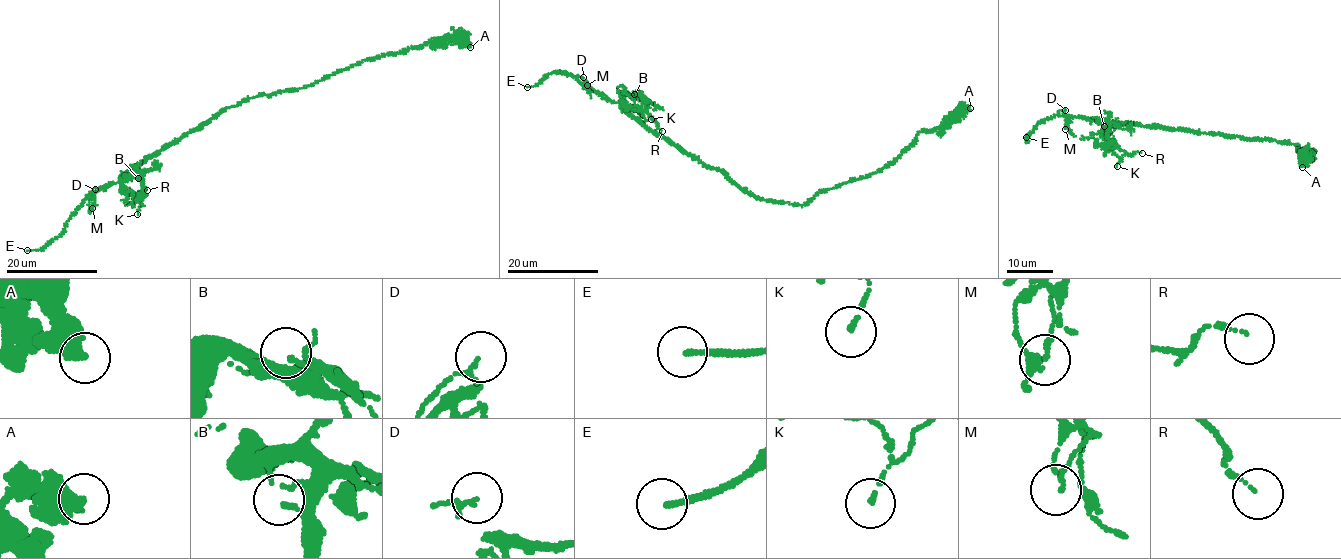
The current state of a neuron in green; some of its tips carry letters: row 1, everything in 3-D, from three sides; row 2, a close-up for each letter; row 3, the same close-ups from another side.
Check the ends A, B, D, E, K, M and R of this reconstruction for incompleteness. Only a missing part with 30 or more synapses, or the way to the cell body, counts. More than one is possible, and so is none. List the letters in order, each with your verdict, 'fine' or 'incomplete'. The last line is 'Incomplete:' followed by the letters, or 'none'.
A: fine
B: fine
D: fine
E: incomplete
K: fine
M: fine
R: fine
Incomplete: E

